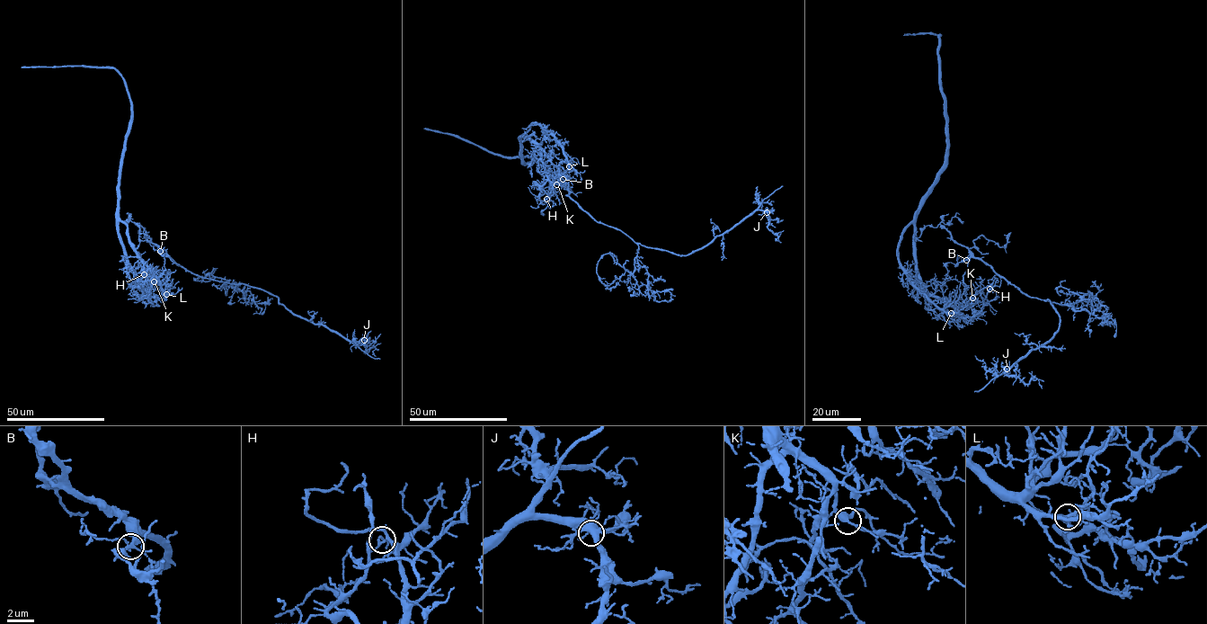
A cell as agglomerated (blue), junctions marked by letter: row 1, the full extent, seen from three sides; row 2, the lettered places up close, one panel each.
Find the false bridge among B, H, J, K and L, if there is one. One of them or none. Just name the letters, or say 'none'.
B

